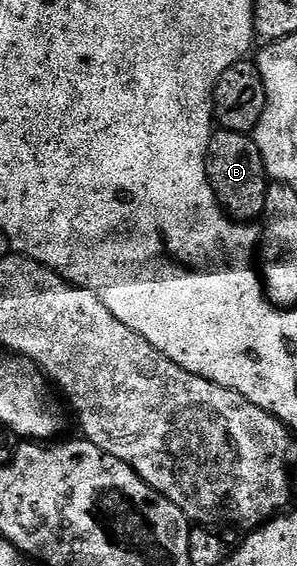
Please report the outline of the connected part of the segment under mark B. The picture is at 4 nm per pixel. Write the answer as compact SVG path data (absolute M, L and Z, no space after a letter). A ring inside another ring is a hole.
M215 130L210 136L206 154L206 172L219 205L231 219L258 221L265 216L268 176L260 149L250 135Z

